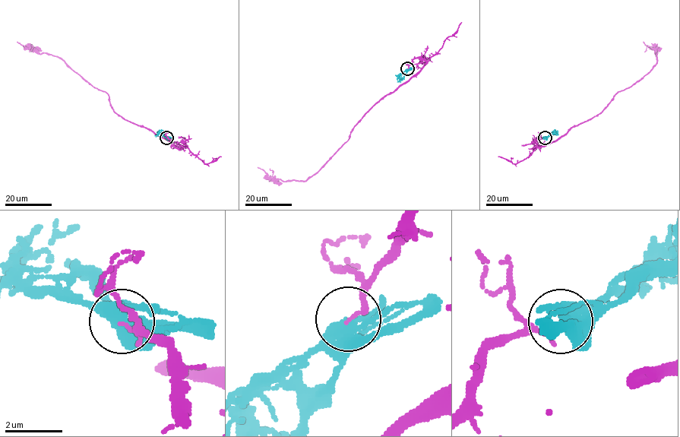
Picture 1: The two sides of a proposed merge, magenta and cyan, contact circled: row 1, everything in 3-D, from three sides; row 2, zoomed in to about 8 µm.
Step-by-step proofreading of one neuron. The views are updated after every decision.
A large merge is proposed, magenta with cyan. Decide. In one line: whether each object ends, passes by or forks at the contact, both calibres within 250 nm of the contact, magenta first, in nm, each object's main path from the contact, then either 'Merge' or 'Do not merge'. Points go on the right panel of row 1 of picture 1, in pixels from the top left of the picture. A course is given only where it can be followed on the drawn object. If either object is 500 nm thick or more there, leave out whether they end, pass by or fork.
At the ring magenta passes by. At the ring cyan forks. Thickness 80 nm (magenta) against 340 nm. Course of magenta: (545, 137), (534, 147), (554, 142), (573, 127), (597, 116), (618, 92), (649, 72), (657, 52), (643, 42). Course of cyan: (545, 137), (558, 132). Do not merge

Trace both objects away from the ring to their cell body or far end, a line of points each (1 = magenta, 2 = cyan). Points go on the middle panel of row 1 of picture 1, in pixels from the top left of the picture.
1: (407, 69), (415, 58), (426, 61), (383, 96), (354, 127), (346, 142), (306, 180), (273, 178), (257, 166)
2: (407, 69), (406, 74), (397, 81)

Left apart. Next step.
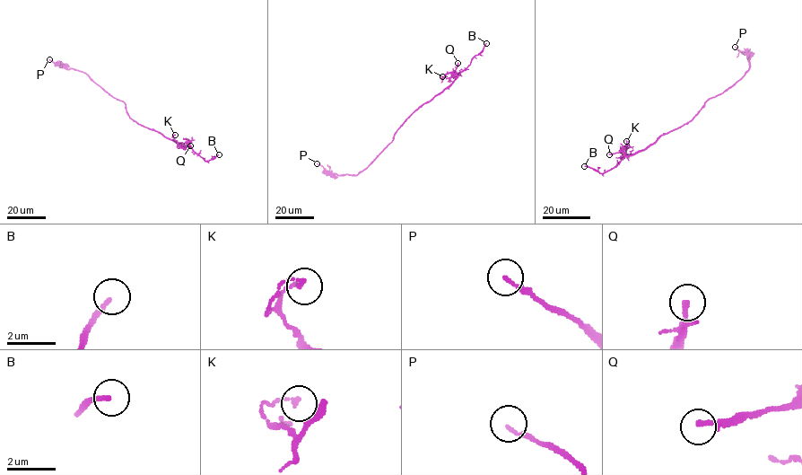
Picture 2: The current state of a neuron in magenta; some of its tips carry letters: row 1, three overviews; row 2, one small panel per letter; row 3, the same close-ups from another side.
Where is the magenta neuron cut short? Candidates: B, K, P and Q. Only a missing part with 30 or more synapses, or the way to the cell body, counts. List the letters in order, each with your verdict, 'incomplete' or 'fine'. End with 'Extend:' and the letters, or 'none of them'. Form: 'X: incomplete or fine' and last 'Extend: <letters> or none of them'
B: incomplete
K: fine
P: fine
Q: fine
Extend: B

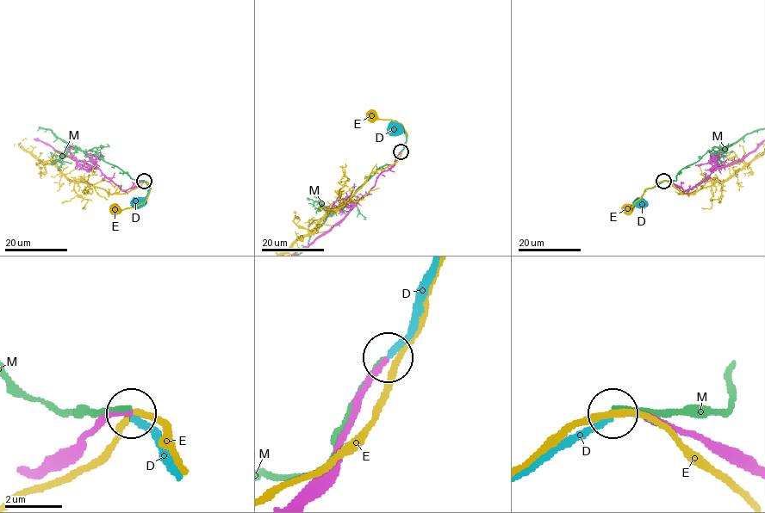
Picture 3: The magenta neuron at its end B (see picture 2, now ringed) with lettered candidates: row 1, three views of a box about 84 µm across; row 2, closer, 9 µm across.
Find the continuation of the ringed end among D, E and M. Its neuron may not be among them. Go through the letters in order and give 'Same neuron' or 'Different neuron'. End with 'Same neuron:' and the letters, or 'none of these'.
D: Different neuron
E: Different neuron
M: Different neuron
Same neuron: none of these

